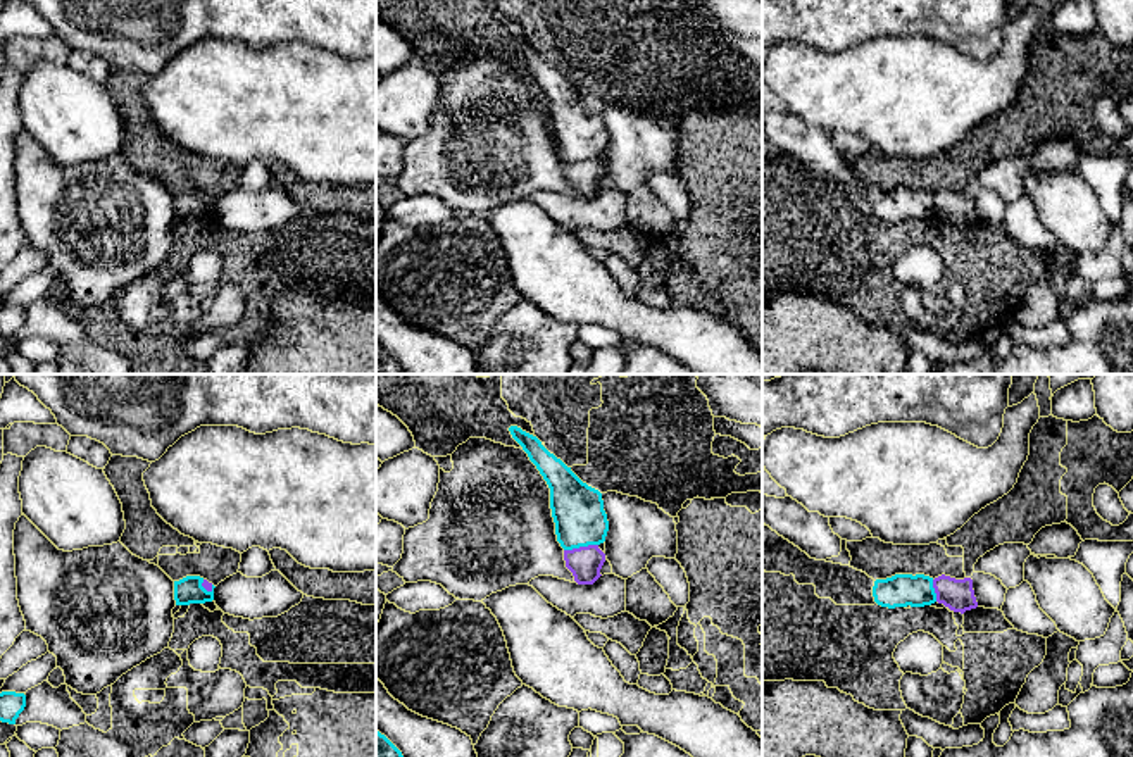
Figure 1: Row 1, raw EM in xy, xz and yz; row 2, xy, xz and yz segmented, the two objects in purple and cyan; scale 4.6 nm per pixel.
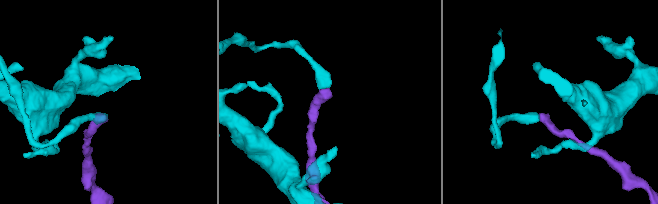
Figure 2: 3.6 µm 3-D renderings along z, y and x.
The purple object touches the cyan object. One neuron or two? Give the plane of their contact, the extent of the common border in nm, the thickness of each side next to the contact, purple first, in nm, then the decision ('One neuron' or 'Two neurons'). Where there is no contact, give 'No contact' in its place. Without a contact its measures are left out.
Touches purple in xz. Shared border 160 nm. Thickness 160 nm (purple) against 240 nm. Two neurons

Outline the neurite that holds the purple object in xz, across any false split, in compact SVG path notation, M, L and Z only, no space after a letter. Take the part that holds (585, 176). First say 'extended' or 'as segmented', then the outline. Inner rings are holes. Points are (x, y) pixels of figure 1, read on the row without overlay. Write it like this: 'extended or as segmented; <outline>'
as segmented; M598 159L564 164L566 181L573 186L578 198L593 198L602 188L605 167Z

